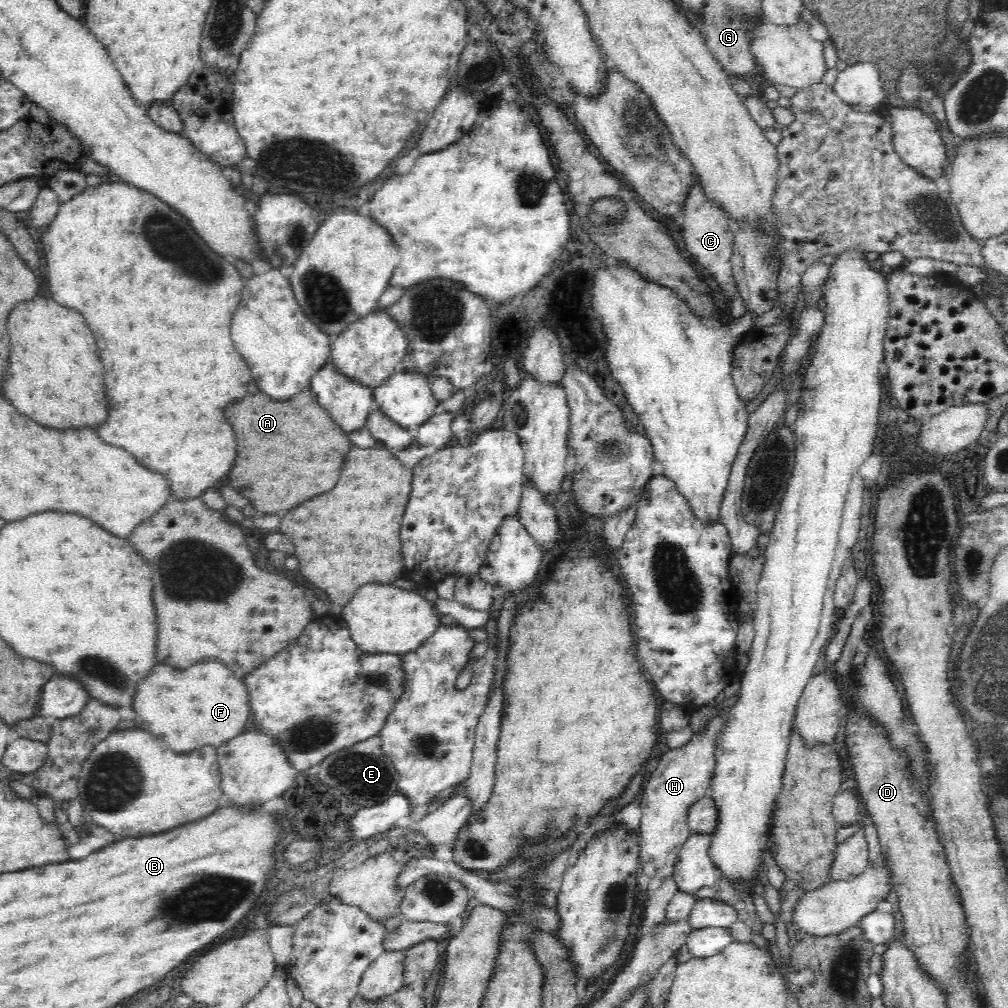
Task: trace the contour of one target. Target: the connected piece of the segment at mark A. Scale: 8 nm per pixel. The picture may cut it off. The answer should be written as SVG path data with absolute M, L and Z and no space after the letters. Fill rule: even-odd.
M310 390L296 393L292 402L274 402L262 392L258 396L248 396L226 408L226 420L236 428L238 442L238 456L228 476L230 486L248 496L258 510L288 510L334 488L350 440L340 432L340 428L336 428L334 420L316 402ZM294 418L302 418L304 424Z

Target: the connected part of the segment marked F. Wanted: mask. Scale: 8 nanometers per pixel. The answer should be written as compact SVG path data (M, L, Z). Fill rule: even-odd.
M216 659L200 660L198 664L194 664L186 670L172 668L166 664L156 664L144 680L137 682L135 689L132 706L136 712L136 728L142 728L142 730L162 738L166 742L166 746L172 748L174 752L188 752L188 750L200 748L204 744L212 744L218 748L226 740L230 740L248 729L250 700L246 686L244 686L244 682L234 678L232 672Z

